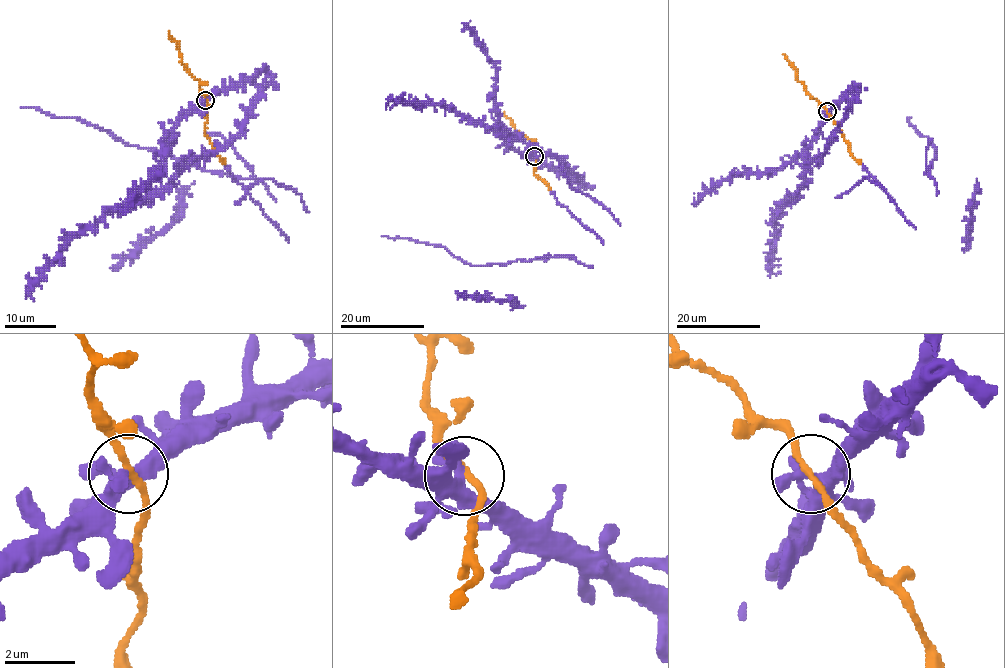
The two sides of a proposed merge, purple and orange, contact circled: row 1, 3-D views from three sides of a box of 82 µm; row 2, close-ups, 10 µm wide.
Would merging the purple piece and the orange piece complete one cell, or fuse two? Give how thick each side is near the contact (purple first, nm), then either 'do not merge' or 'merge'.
360/180 nm | merge

